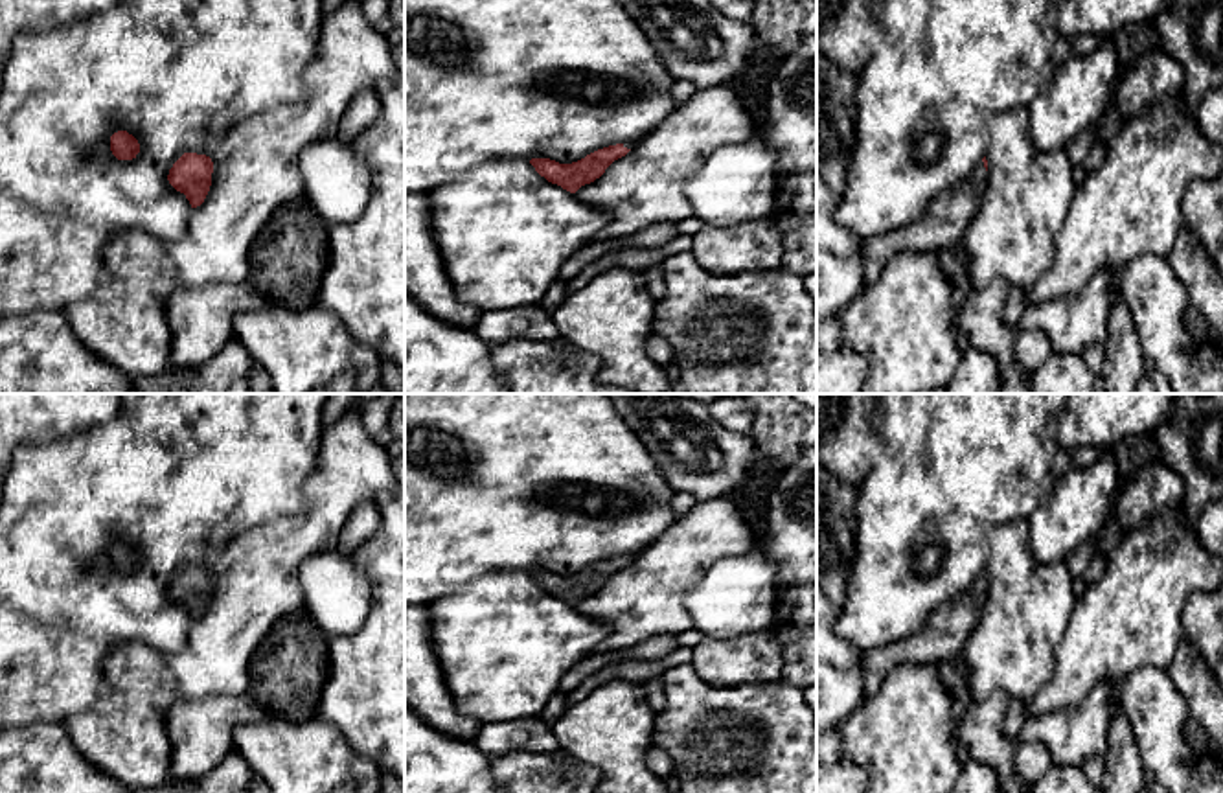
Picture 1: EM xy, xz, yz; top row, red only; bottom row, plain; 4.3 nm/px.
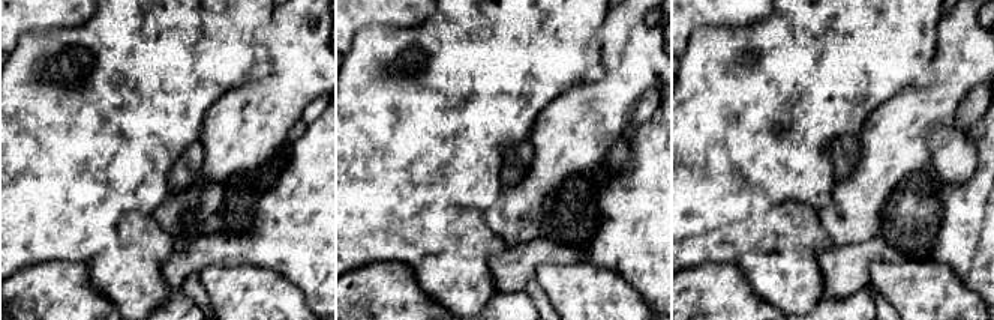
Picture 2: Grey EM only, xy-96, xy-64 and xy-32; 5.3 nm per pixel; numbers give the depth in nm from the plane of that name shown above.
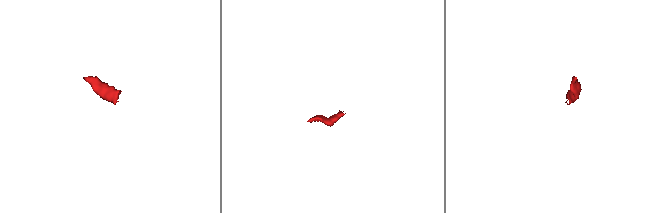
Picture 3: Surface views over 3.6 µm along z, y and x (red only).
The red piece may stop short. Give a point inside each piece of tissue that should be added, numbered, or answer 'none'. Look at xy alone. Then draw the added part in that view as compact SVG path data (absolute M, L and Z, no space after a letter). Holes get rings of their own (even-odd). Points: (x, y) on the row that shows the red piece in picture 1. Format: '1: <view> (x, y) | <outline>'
none

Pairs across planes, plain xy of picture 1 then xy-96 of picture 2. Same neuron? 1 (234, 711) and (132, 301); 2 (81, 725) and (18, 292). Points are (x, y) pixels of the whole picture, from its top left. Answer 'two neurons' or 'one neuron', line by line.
1: two neurons
2: two neurons

